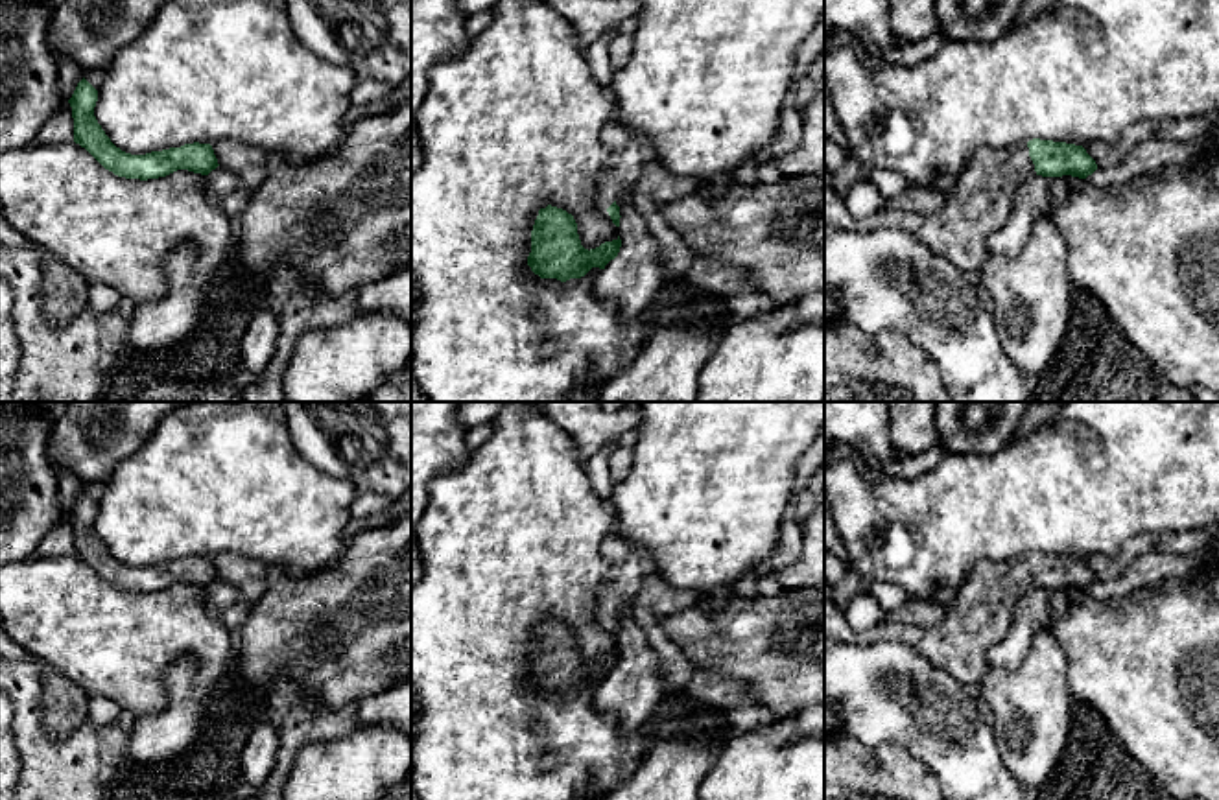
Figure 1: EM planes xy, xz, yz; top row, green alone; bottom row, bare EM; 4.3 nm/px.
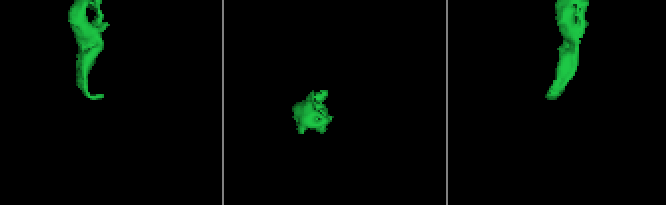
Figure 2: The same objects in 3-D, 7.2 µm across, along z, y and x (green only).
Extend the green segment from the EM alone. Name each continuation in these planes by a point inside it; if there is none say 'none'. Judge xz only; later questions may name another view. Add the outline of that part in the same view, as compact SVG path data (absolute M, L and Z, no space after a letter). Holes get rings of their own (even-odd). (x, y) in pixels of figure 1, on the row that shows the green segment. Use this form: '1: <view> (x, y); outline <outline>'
1: xz (627, 153); outline M616 122L603 127L599 140L607 149L607 160L596 179L596 203L607 210L634 188L653 155L642 136Z

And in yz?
1: yz (978, 207); outline M1027 142L979 147L953 181L955 188L942 210L926 216L880 210L858 219L854 230L900 229L957 269L977 271L988 256L987 240L1005 225L1014 194L1035 173Z

